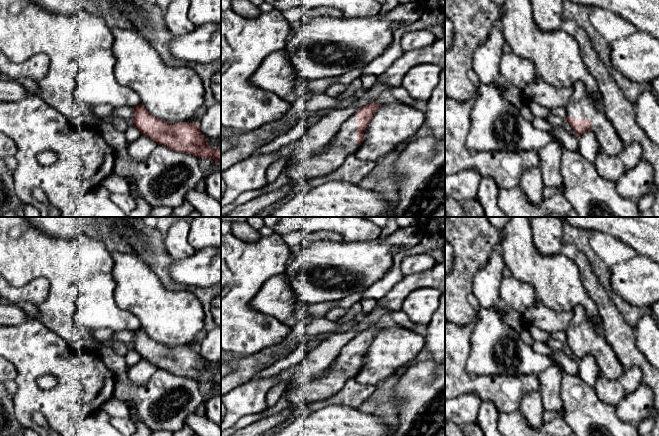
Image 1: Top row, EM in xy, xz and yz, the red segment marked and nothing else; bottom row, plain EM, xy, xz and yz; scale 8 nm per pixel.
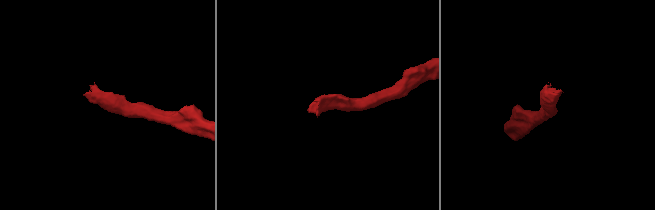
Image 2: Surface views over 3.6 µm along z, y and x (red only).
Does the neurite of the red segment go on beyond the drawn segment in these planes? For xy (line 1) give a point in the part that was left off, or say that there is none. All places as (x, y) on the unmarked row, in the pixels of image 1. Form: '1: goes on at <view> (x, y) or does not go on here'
1: does not go on here

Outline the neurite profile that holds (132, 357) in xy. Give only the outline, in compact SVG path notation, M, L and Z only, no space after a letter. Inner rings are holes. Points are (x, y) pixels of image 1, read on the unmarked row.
M130 349L124 357L128 369L137 364L142 359L140 354L136 352L134 349Z

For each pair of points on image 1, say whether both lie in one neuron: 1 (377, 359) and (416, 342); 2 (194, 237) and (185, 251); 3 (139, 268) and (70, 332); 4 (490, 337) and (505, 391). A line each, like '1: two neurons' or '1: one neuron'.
1: one neuron
2: two neurons
3: two neurons
4: two neurons

